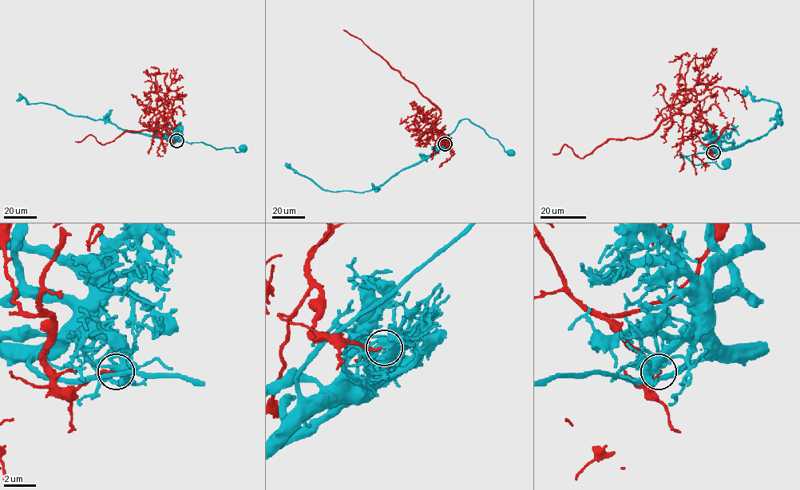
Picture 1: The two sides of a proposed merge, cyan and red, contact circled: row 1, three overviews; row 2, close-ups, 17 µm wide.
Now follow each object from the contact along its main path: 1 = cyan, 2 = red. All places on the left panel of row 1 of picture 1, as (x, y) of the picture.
1: (176, 140), (173, 137), (168, 140), (203, 142), (215, 149), (233, 148), (236, 152), (244, 148)
2: (176, 140), (170, 140), (164, 113), (172, 115), (151, 131), (124, 131), (104, 144), (92, 135), (75, 142)

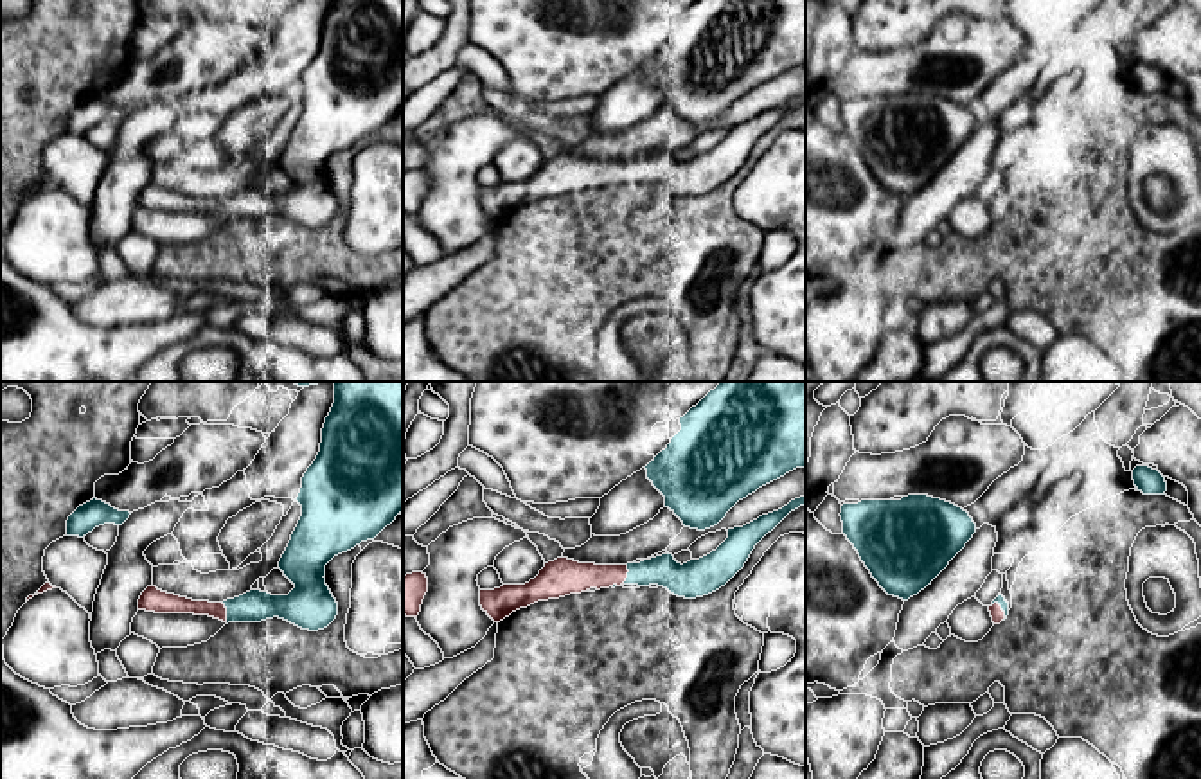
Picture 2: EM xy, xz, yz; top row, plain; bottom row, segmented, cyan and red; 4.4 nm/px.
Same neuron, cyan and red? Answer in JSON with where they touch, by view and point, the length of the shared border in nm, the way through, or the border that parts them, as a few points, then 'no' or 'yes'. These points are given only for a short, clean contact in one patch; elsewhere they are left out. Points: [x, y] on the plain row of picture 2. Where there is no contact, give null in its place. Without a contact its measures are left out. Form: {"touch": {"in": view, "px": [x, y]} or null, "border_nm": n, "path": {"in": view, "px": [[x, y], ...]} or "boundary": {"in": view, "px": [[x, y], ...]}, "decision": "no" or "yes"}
{"touch": {"in": "xy", "px": [227, 209]}, "border_nm": 90, "decision": "no"}

